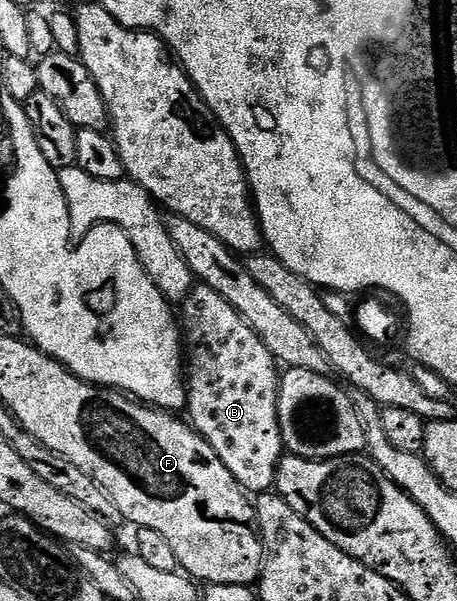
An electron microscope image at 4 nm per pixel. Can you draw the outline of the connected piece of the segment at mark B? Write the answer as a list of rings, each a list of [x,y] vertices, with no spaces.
[[[202,284],[196,285],[191,293],[183,299],[181,303],[181,330],[185,335],[185,358],[191,361],[191,367],[186,367],[185,381],[187,384],[187,406],[191,415],[189,421],[194,426],[196,432],[211,445],[213,452],[217,452],[217,456],[221,456],[221,464],[225,464],[225,468],[229,468],[229,472],[233,472],[233,476],[239,481],[239,485],[248,492],[267,492],[275,486],[275,477],[279,474],[279,464],[285,457],[285,445],[283,443],[283,432],[279,423],[279,385],[281,383],[281,366],[275,361],[271,355],[269,348],[265,346],[265,340],[261,338],[253,329],[253,327],[244,320],[241,312],[237,312],[237,308],[233,308],[233,304],[229,304],[229,300],[225,300],[225,296],[221,296],[213,288]]]

